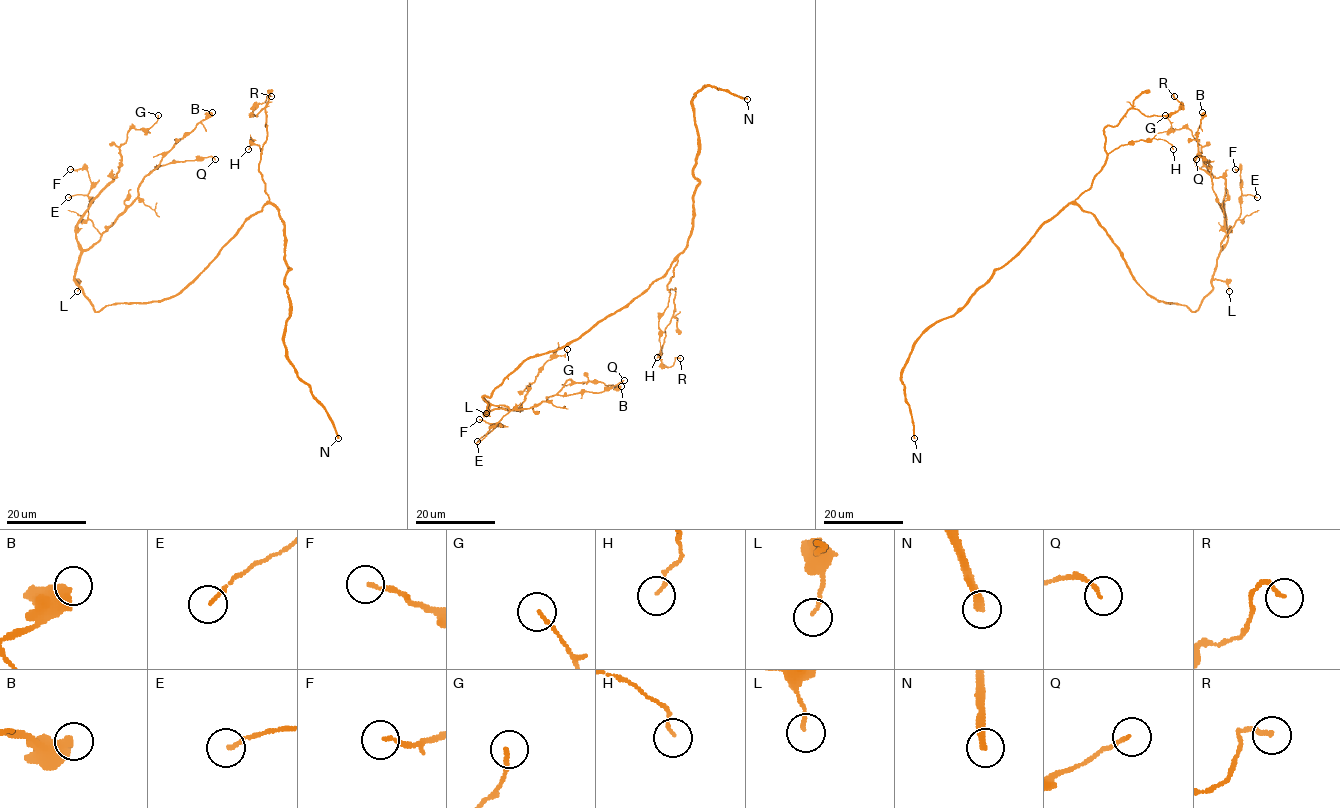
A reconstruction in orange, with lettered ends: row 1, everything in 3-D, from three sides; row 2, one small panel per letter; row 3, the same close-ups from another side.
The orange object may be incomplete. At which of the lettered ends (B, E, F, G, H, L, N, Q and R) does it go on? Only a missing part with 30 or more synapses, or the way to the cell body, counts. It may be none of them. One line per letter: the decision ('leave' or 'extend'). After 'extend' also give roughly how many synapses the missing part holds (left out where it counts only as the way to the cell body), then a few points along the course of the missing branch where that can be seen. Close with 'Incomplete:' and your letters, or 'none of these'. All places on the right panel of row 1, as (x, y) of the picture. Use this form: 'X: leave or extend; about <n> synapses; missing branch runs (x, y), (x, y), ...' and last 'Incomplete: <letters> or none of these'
B: leave
E: leave
F: leave
G: leave
H: leave
L: leave
N: extend; about 200 synapses
Q: leave
R: leave
Incomplete: N

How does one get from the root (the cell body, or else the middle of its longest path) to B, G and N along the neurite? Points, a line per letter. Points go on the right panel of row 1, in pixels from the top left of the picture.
B: (1124, 259), (1136, 282), (1158, 301), (1195, 311), (1212, 289), (1226, 231), (1212, 177), (1195, 162), (1202, 112)
G: (1124, 259), (1150, 296), (1195, 311), (1227, 241), (1225, 179), (1208, 169), (1192, 132), (1173, 129), (1165, 115)
N: (1124, 259), (1096, 218), (1077, 205), (1048, 219), (960, 309), (915, 343), (901, 374), (914, 438)

